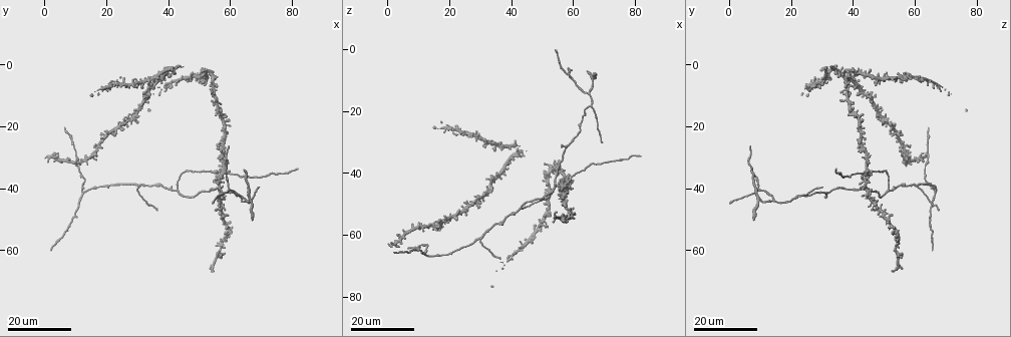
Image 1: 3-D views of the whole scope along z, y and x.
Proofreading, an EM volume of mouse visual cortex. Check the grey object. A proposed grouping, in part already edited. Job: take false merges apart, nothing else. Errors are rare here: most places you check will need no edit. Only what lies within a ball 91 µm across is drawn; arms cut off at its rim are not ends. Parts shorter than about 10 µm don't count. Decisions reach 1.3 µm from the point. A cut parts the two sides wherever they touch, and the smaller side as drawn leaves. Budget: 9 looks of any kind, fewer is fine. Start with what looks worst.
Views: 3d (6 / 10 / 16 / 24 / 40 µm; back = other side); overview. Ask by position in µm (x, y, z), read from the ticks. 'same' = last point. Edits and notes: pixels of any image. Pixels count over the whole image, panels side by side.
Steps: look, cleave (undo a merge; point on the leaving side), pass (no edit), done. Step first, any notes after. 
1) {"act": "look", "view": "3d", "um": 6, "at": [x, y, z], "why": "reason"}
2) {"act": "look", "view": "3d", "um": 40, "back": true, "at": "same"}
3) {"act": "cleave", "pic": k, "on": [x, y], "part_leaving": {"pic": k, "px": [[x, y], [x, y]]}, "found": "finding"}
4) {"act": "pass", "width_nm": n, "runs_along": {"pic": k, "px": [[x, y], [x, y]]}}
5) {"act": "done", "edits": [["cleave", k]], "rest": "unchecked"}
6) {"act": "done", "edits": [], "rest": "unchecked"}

{"act": "look", "view": "3d", "um": 24, "at": [60.0, 40.5, 10.0]}

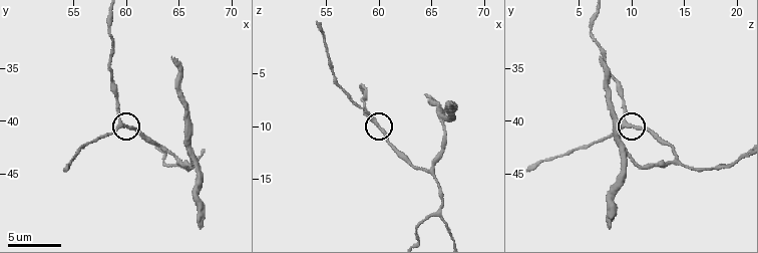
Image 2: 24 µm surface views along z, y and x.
{"act": "look", "view": "3d", "um": 10, "at": [59.4, 40.0, 9.4]}

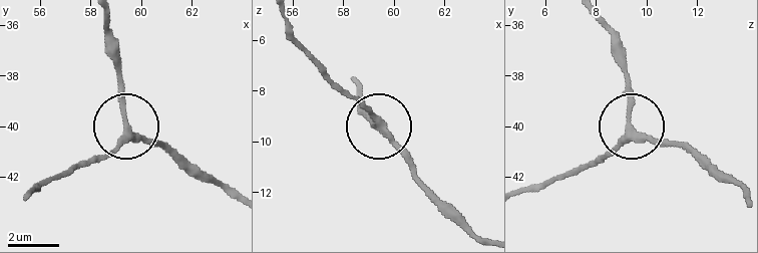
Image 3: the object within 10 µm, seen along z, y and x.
{"act": "pass", "runs_along": {"pic": 3, "px": [[740, 189], [682, 146], [637, 131], [624, 62]]}, "found": "one neuron here"}

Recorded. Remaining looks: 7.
{"act": "look", "view": "3d", "um": 10, "at": [64.8, 43.6, 14.4], "why": "arms part here"}

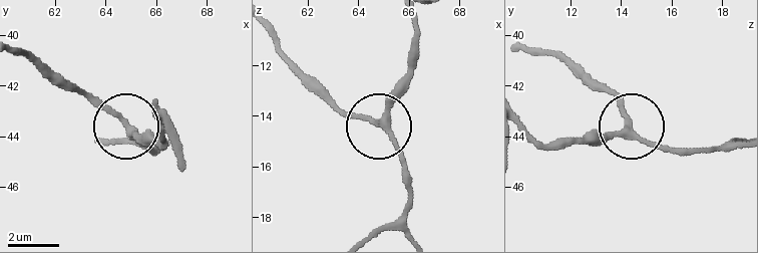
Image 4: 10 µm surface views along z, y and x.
{"act": "pass", "arms": 3, "runs_along": {"pic": 4, "px": [[374, 236], [407, 199], [407, 167], [383, 121], [411, 78]]}, "found": "one neuron here"}

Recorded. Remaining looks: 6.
{"act": "look", "view": "3d", "um": 24, "at": [11.0, 32.0, 57.0], "why": "four or more arms meet"}

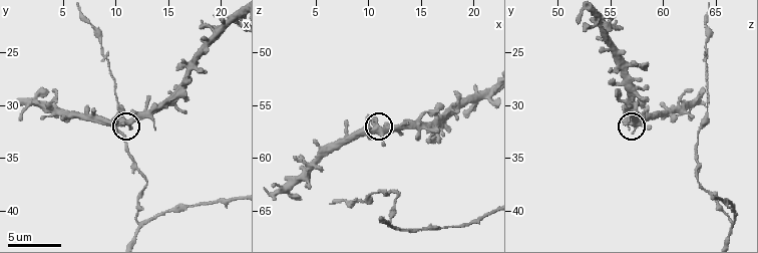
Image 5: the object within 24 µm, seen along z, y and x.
{"act": "look", "view": "3d", "um": 10, "at": [11.2, 31.6, 57.4], "why": "zoom in"}

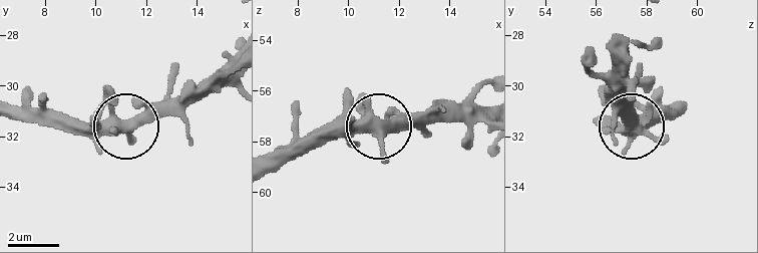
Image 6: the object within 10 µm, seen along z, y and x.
{"act": "pass", "side_arm_um": 14, "found": "one neuron here"}

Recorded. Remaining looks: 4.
{"act": "look", "view": "3d", "um": 16, "at": [43.0, 40.5, 51.5], "why": "three arms meet"}

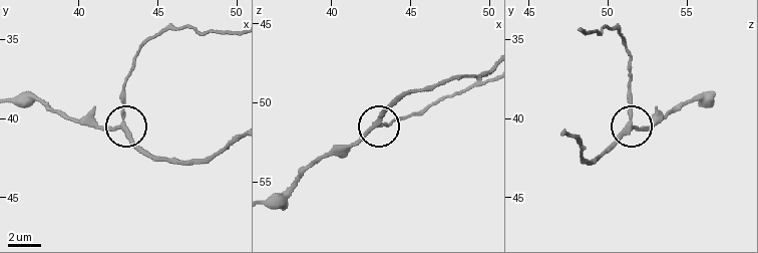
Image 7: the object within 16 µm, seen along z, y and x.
{"act": "look", "view": "3d", "um": 6, "at": [42.9, 40.4, 51.4]}

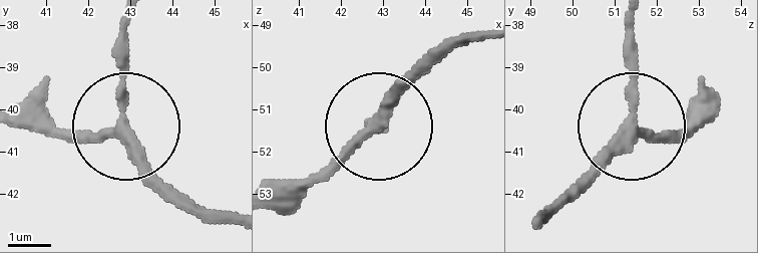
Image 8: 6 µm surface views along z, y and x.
{"act": "pass", "runs_along": {"pic": 8, "px": [[270, 209], [302, 199], [428, 62]]}, "found": "continuous, no second neuron"}

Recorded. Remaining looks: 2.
{"act": "done", "edits": [], "rest": "unchecked"}

